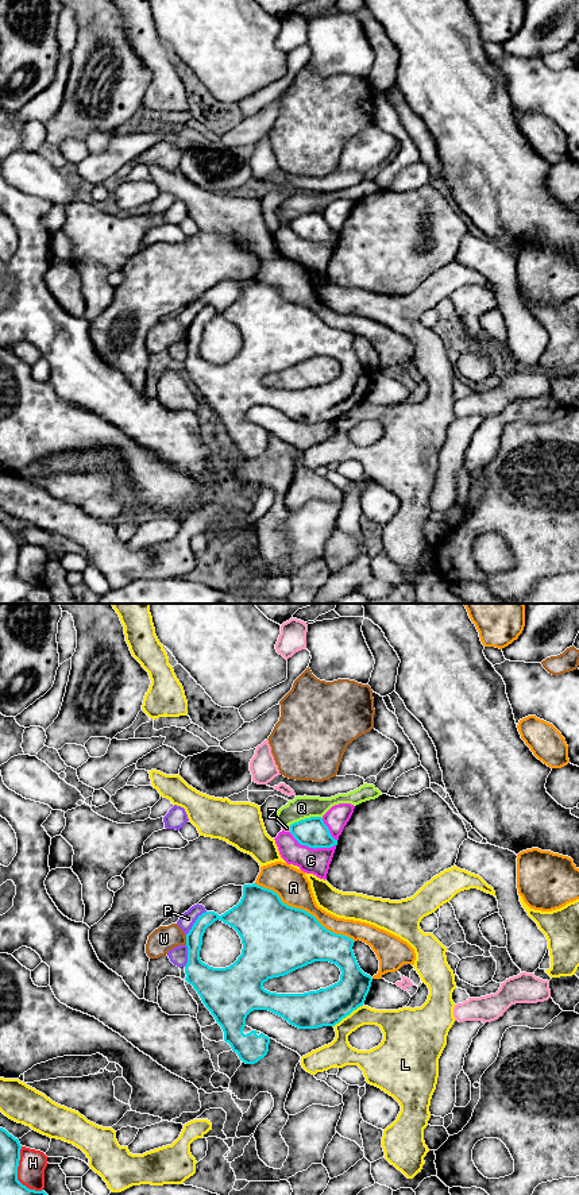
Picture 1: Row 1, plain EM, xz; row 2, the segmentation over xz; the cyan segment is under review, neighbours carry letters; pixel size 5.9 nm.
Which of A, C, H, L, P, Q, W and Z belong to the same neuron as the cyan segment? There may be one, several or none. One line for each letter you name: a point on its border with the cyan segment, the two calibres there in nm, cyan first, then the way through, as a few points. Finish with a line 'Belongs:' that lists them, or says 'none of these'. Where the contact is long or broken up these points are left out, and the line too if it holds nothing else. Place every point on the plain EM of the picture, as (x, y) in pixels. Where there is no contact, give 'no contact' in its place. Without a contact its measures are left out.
Belongs: none of these

